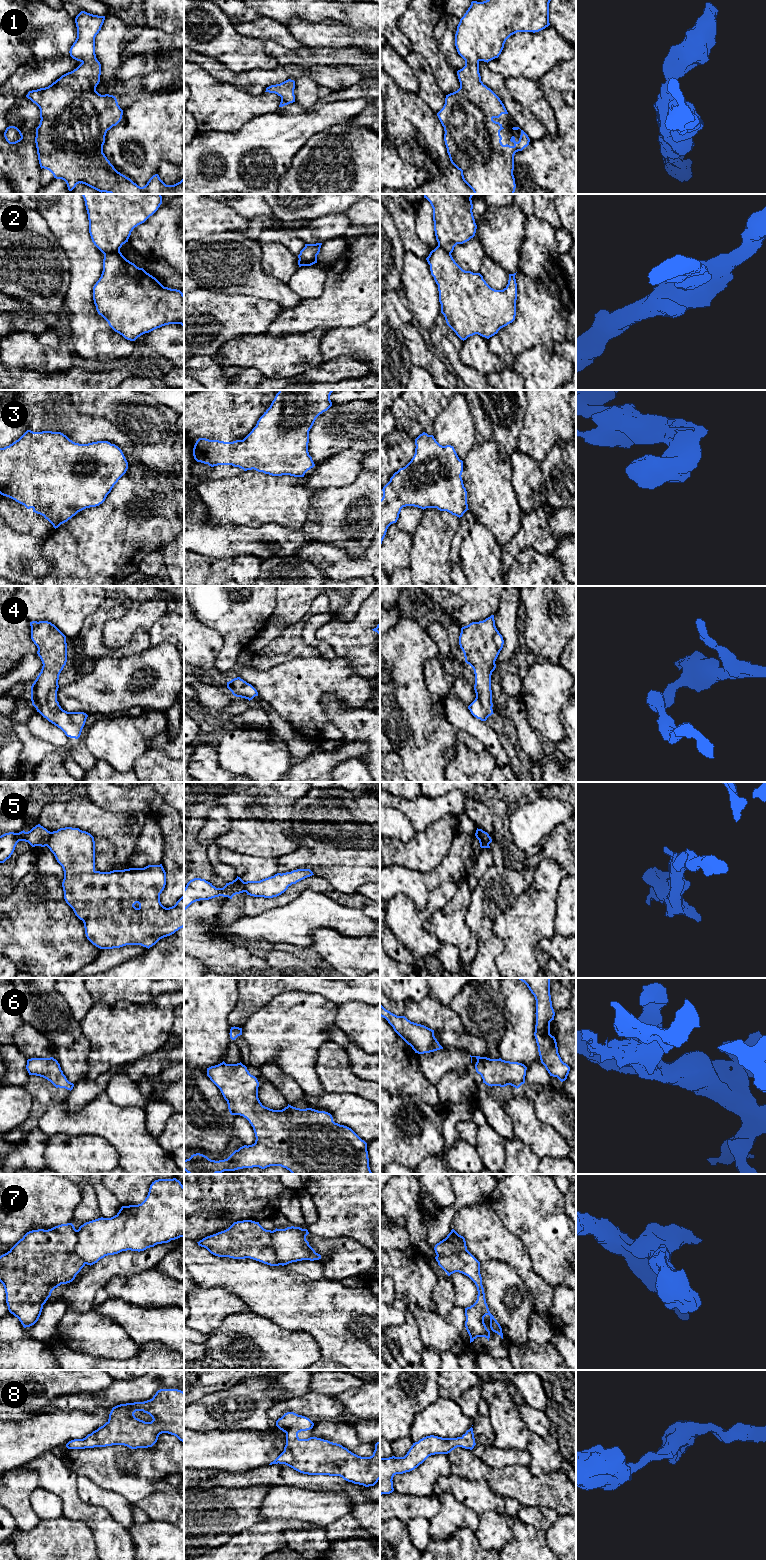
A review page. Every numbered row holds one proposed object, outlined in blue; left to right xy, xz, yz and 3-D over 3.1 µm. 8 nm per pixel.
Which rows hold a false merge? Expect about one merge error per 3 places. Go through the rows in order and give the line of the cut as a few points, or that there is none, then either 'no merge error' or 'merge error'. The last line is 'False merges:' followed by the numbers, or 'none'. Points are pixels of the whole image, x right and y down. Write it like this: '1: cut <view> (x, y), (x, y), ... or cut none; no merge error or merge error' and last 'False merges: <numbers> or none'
1: cut none; no merge error
2: cut xy (119, 250), (103, 253); merge error
3: cut none; no merge error
4: cut none; no merge error
5: cut xy (51, 832), (49, 842), (46, 845); merge error
6: cut none; no merge error
7: cut xy (76, 1230), (77, 1242), (75, 1252), (85, 1263); merge error
8: cut none; no merge error
False merges: 2, 5, 7

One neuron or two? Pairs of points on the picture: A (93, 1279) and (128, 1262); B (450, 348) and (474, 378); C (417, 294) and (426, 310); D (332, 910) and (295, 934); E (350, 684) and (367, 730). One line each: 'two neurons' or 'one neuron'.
A: one neuron
B: one neuron
C: one neuron
D: one neuron
E: two neurons

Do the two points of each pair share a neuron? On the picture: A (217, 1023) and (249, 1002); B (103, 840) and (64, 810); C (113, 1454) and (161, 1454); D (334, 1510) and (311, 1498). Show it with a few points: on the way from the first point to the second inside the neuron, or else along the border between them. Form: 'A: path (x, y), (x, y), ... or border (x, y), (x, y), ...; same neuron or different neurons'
A: border (237, 994), (237, 1003), (228, 1015), (230, 1026); different neurons
B: path (96, 830), (79, 813), (74, 813); same neuron
C: path (125, 1457), (149, 1457); same neuron
D: path (328, 1507), (320, 1507), (317, 1504); same neuron

